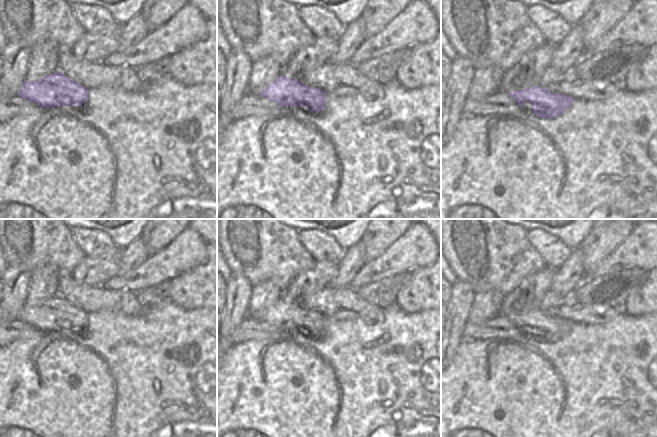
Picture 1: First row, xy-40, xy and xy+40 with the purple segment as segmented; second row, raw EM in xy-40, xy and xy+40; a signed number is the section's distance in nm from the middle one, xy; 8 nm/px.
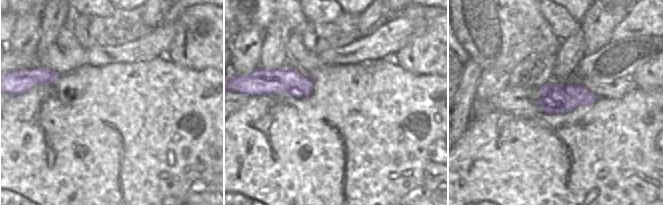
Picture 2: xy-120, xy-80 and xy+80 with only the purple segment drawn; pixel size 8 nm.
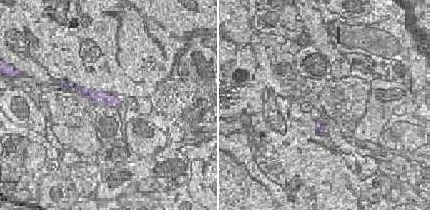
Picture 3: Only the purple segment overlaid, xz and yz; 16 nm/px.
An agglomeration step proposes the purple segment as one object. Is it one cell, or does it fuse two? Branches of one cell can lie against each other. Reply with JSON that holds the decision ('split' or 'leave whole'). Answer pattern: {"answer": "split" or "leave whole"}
{"answer": "leave whole"}

